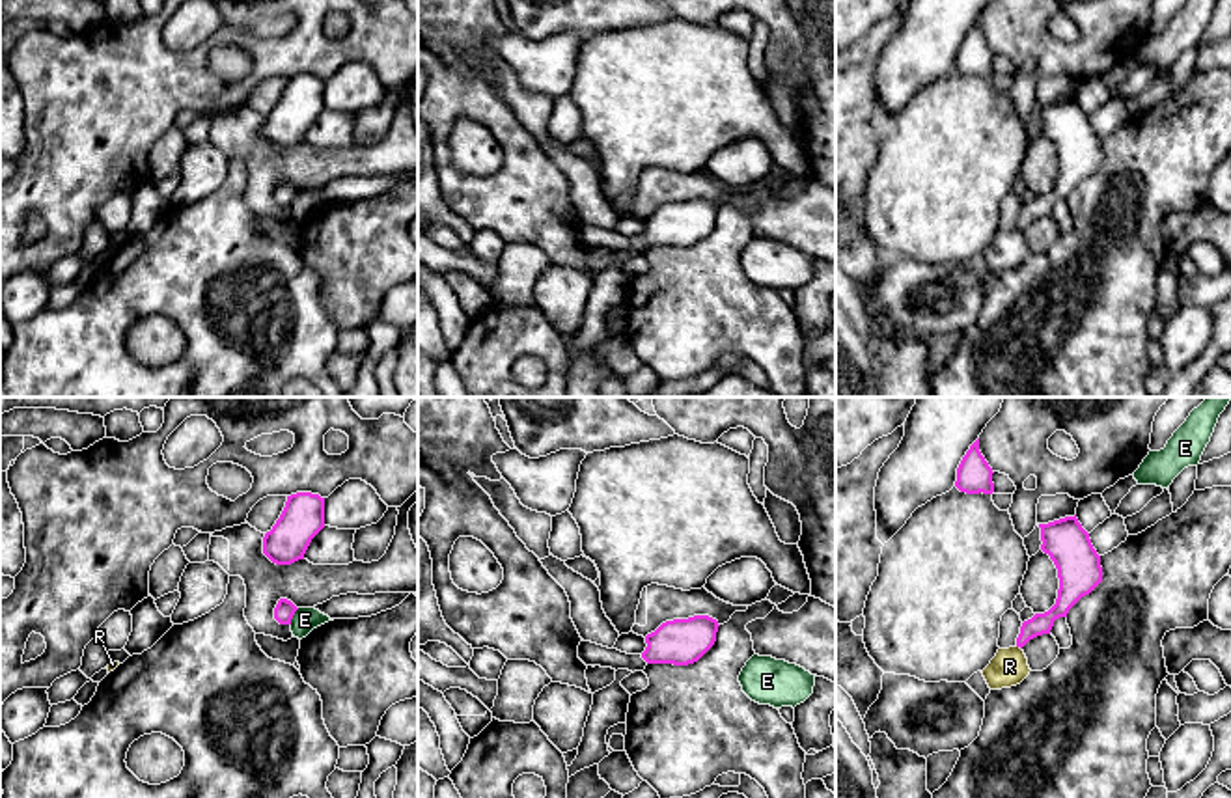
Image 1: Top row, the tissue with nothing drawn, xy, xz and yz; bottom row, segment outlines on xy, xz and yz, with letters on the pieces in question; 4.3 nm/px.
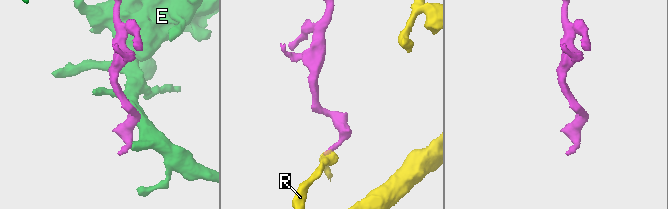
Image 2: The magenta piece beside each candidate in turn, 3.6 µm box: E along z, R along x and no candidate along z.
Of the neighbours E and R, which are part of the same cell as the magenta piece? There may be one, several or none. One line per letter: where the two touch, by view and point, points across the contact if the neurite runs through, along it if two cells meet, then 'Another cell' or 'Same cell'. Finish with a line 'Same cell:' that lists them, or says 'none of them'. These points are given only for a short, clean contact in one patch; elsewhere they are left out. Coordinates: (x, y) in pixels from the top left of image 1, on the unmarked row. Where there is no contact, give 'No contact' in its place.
E: Touches magenta at xy (293, 196). Boundary: xy (299, 191), (290, 206). Another cell
R: Touches magenta at yz (1019, 228). Boundary: yz (1015, 228), (1021, 232). Another cell
Same cell: none of them

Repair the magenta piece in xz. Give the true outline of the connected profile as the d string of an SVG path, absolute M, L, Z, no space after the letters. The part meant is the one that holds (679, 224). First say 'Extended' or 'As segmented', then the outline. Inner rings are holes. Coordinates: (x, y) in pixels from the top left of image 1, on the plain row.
As segmented. M709 198L666 203L645 218L642 241L647 246L694 246L714 227L718 209Z

